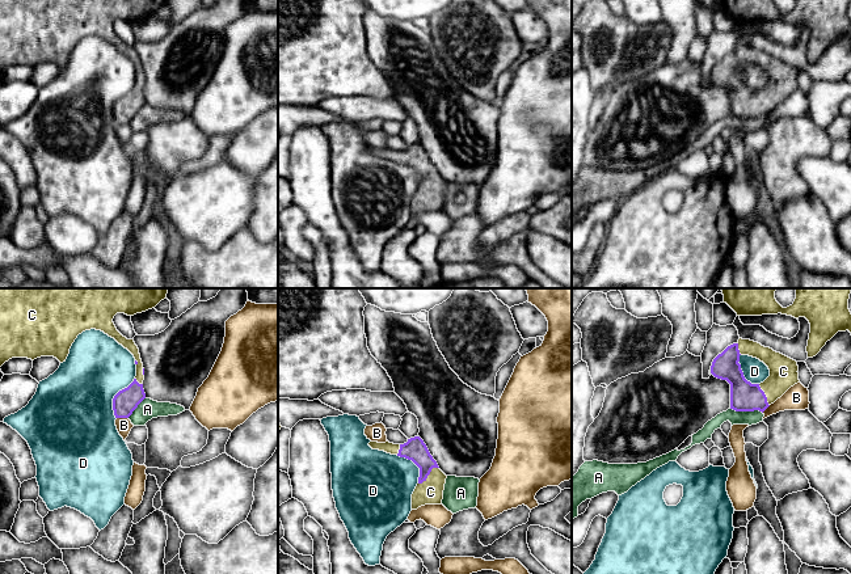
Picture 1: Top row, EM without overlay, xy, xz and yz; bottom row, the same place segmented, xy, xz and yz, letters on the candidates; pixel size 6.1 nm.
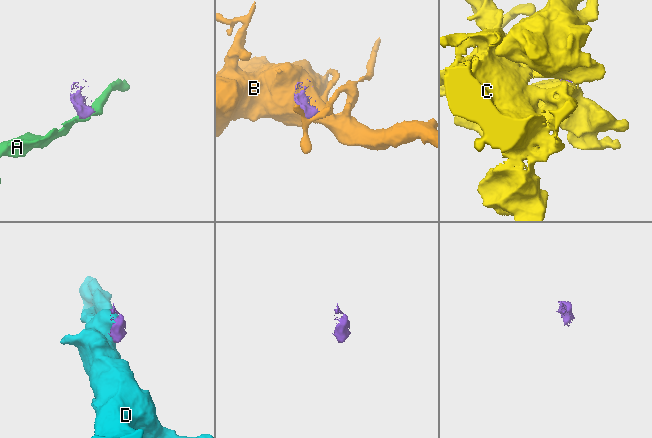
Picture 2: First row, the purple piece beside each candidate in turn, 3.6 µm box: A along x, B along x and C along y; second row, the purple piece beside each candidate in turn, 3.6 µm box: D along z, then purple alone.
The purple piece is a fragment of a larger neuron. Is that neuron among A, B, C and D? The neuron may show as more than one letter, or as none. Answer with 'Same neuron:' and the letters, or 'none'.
Same neuron: C

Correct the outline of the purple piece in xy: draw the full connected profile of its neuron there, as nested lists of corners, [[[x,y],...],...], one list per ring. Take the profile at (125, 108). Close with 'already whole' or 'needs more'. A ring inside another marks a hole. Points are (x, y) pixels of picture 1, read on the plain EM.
[[[0,0],[0,73],[12,64],[34,67],[41,63],[54,63],[63,69],[79,41],[90,35],[101,37],[127,55],[135,64],[136,83],[134,88],[127,94],[119,97],[113,105],[115,124],[129,124],[146,105],[143,96],[144,75],[134,46],[123,43],[117,37],[113,25],[117,20],[134,22],[146,18],[155,14],[165,4],[167,0]]]; needs more

